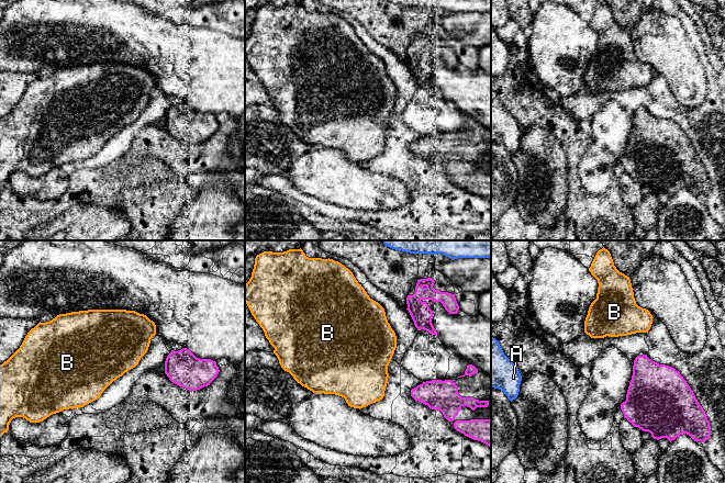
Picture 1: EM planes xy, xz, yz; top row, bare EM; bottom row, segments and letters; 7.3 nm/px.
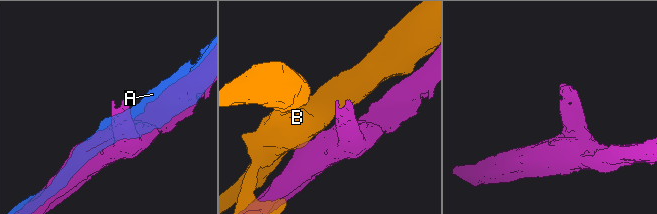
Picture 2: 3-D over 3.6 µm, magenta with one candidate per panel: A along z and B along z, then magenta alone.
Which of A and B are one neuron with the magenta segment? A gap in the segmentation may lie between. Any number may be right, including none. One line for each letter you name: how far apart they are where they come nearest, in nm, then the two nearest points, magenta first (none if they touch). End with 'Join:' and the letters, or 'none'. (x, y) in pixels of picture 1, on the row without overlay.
Join: none

